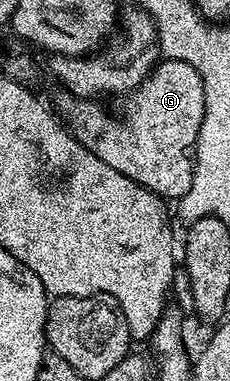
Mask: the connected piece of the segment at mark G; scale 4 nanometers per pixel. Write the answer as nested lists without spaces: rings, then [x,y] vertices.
[[[162,58],[138,87],[134,87],[124,96],[123,102],[125,115],[117,115],[112,119],[97,104],[100,102],[89,97],[61,93],[57,99],[56,110],[67,120],[69,130],[80,139],[88,151],[99,157],[99,161],[107,161],[111,169],[119,169],[123,177],[131,177],[131,181],[143,185],[148,191],[154,191],[166,201],[180,201],[187,189],[191,189],[193,180],[193,160],[197,149],[199,125],[205,112],[203,77],[199,77],[195,65],[187,65],[187,61]]]

